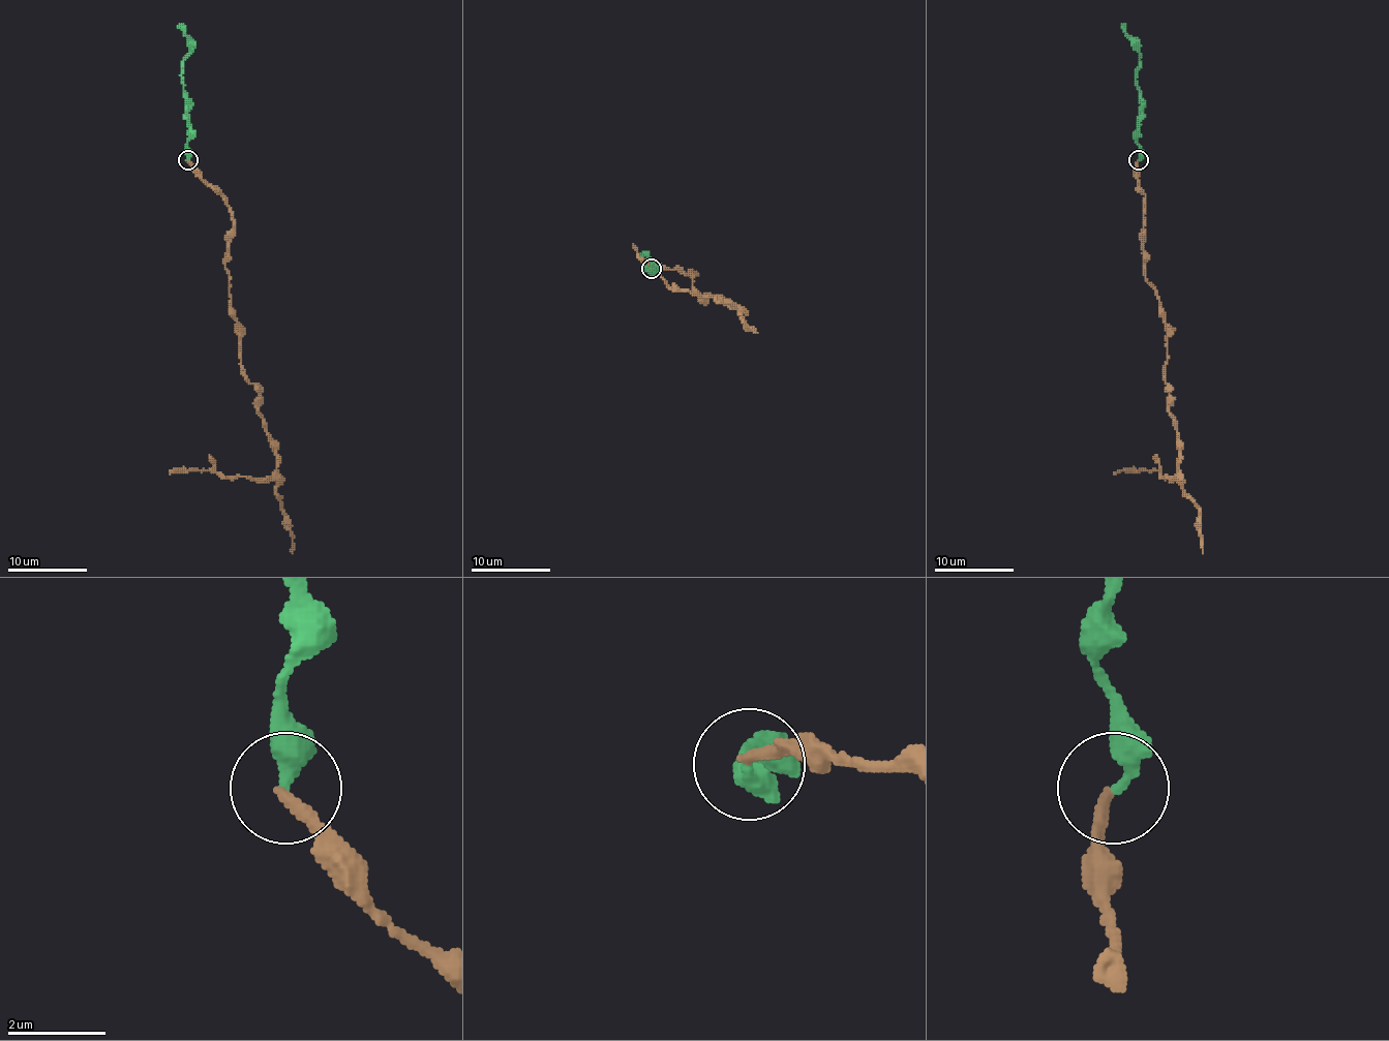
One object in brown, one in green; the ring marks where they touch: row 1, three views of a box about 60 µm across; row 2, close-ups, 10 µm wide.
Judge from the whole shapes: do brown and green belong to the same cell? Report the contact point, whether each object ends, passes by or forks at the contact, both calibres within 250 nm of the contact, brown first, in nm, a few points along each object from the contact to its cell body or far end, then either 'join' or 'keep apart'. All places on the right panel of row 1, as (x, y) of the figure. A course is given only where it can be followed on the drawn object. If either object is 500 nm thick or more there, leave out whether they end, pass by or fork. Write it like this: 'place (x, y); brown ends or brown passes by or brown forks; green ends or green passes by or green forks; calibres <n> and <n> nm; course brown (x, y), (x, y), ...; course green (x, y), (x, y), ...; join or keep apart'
place (1139, 159); brown ends; green ends; calibres 260 and 380 nm; course brown (1139, 160), (1143, 269), (1167, 328), (1165, 375), (1179, 470), (1173, 478), (1114, 475); course green (1139, 160), (1137, 126), (1141, 91), (1136, 79), (1139, 46), (1121, 24); join

